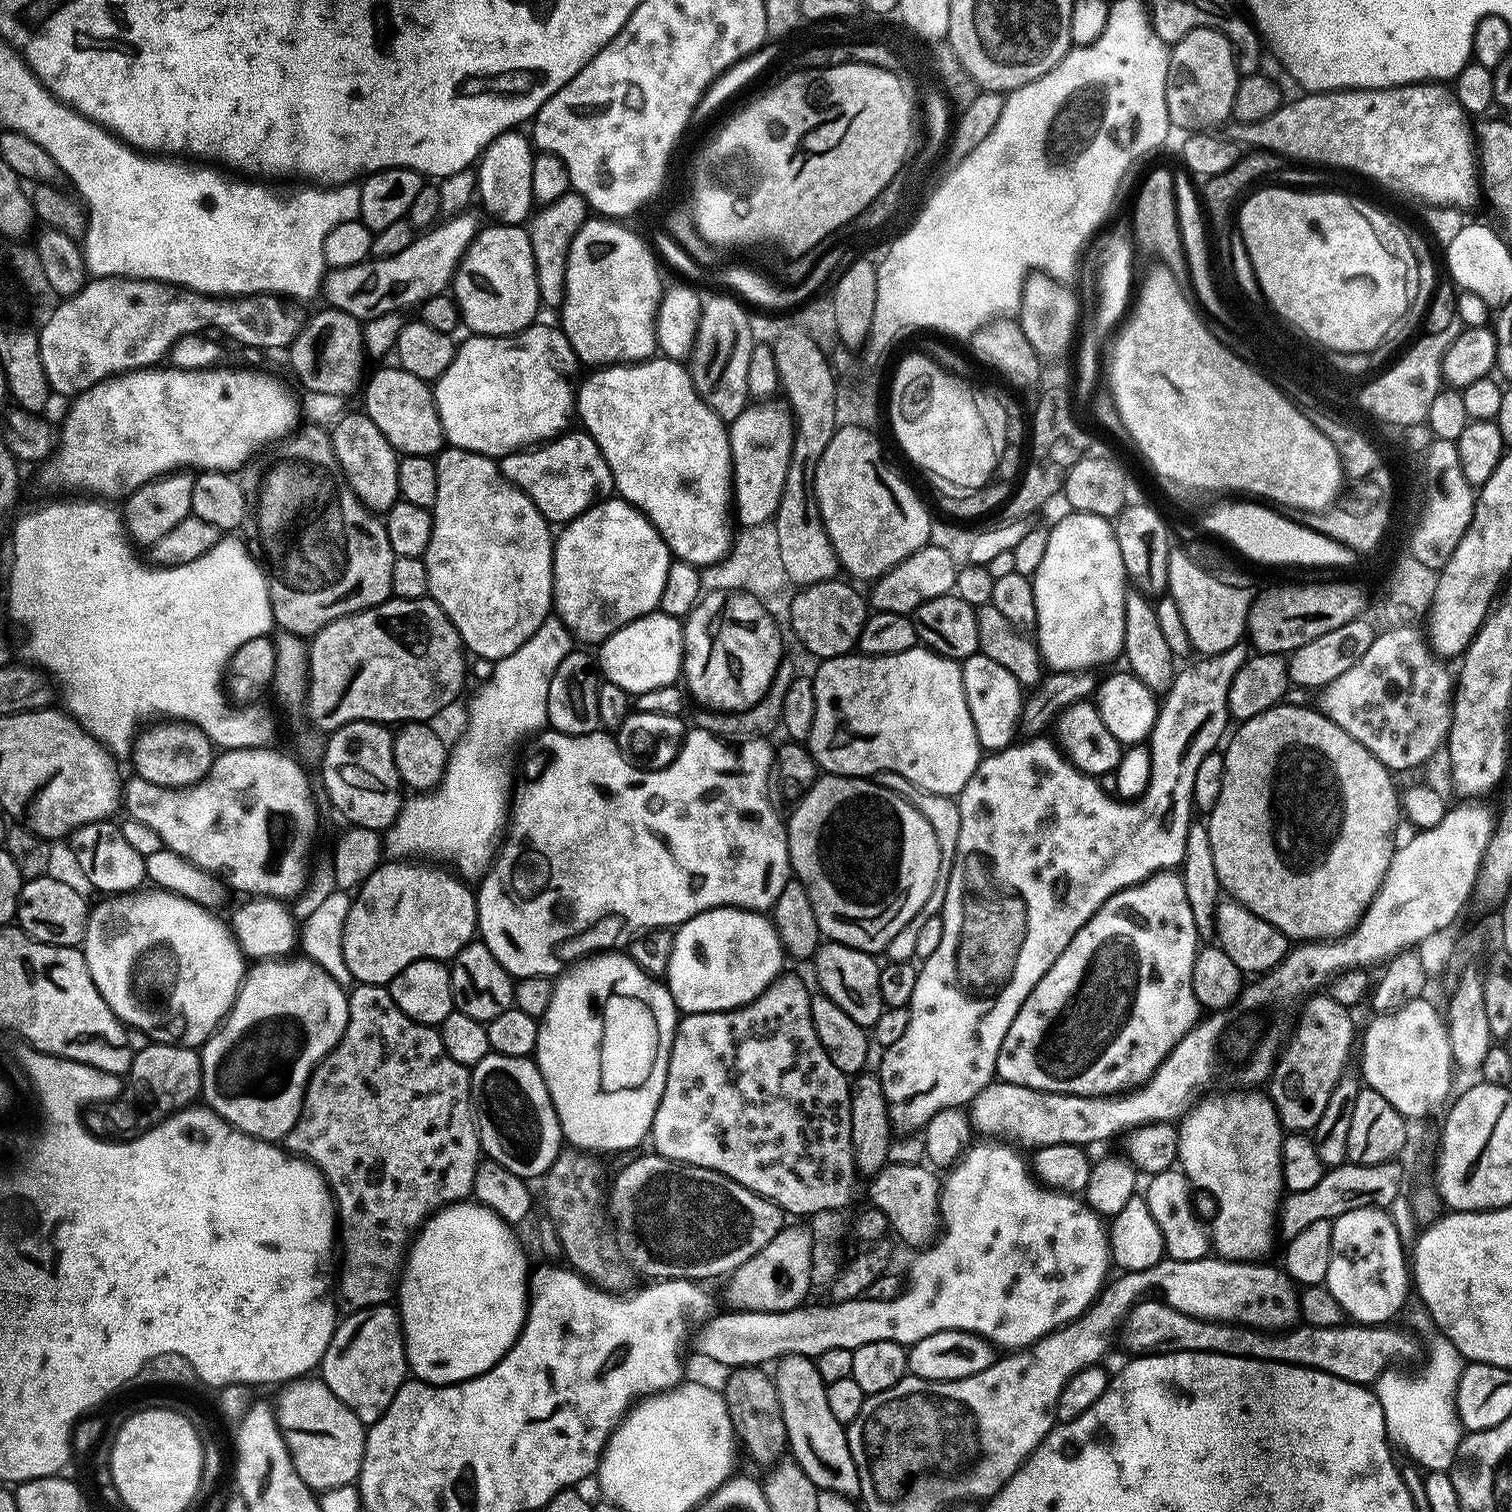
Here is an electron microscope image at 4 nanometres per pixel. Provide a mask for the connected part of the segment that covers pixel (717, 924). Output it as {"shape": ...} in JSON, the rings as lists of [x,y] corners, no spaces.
{"shape":[[[711,908],[675,929],[666,971],[668,992],[681,1013],[727,1012],[759,998],[781,973],[786,953],[767,915],[743,908]]]}

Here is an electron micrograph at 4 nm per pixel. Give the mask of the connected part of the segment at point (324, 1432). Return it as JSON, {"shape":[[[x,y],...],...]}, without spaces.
{"shape":[[[312,1378],[287,1381],[274,1403],[276,1425],[292,1456],[294,1470],[313,1490],[356,1484],[364,1457],[366,1426],[326,1387],[323,1379],[308,1379]]]}

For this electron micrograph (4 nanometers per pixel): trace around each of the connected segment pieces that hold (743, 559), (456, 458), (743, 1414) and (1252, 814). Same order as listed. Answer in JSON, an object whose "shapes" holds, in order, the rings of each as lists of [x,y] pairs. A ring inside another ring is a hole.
{"shapes":[[[[773,521],[759,523],[758,526],[744,528],[737,535],[732,548],[724,560],[717,564],[705,565],[700,572],[701,589],[712,592],[722,590],[721,592],[742,591],[750,593],[754,598],[766,607],[766,612],[770,614],[779,630],[780,638],[787,645],[786,658],[790,664],[793,673],[802,677],[816,676],[820,668],[820,657],[811,654],[804,644],[795,639],[793,630],[793,612],[791,591],[786,590],[788,579],[785,574],[785,566],[782,563],[782,552],[778,545],[778,532]],[[789,650],[789,654],[788,654]]],[[[448,446],[435,457],[435,462],[438,498],[430,509],[430,546],[422,557],[426,566],[428,596],[442,606],[450,622],[454,622],[465,649],[471,655],[473,652],[489,662],[504,660],[521,648],[553,611],[553,529],[530,498],[500,475],[499,463],[493,457]]],[[[744,1365],[733,1369],[724,1388],[722,1395],[727,1404],[727,1412],[733,1433],[737,1439],[742,1440],[749,1454],[762,1464],[771,1465],[775,1463],[783,1453],[787,1443],[785,1434],[785,1422],[780,1414],[780,1403],[778,1402],[775,1381],[764,1372],[761,1367],[755,1365]]],[[[1281,702],[1275,708],[1267,708],[1257,716],[1243,721],[1236,733],[1231,733],[1224,754],[1224,777],[1222,778],[1222,794],[1218,794],[1218,802],[1207,813],[1206,825],[1209,832],[1211,853],[1214,858],[1214,870],[1217,871],[1217,882],[1227,895],[1246,910],[1253,912],[1258,918],[1270,922],[1281,934],[1292,942],[1332,942],[1344,938],[1360,923],[1364,912],[1376,897],[1380,884],[1384,881],[1386,870],[1392,861],[1394,843],[1392,835],[1396,832],[1396,812],[1398,816],[1398,794],[1392,785],[1393,773],[1381,760],[1374,758],[1362,742],[1350,738],[1342,726],[1338,726],[1330,717],[1319,711],[1307,712],[1289,702]]]]}

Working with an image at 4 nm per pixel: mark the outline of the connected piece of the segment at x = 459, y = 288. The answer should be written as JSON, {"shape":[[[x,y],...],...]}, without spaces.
{"shape":[[[492,226],[496,228],[488,228],[485,230],[477,231],[476,239],[473,240],[471,246],[464,252],[459,264],[456,266],[456,273],[452,277],[450,285],[451,295],[456,301],[456,306],[460,314],[463,327],[468,327],[469,333],[477,336],[512,336],[515,332],[520,332],[529,324],[533,323],[535,314],[542,307],[540,298],[540,291],[538,290],[538,282],[536,281],[536,259],[532,253],[532,238],[531,235],[523,227],[520,226]]]}

